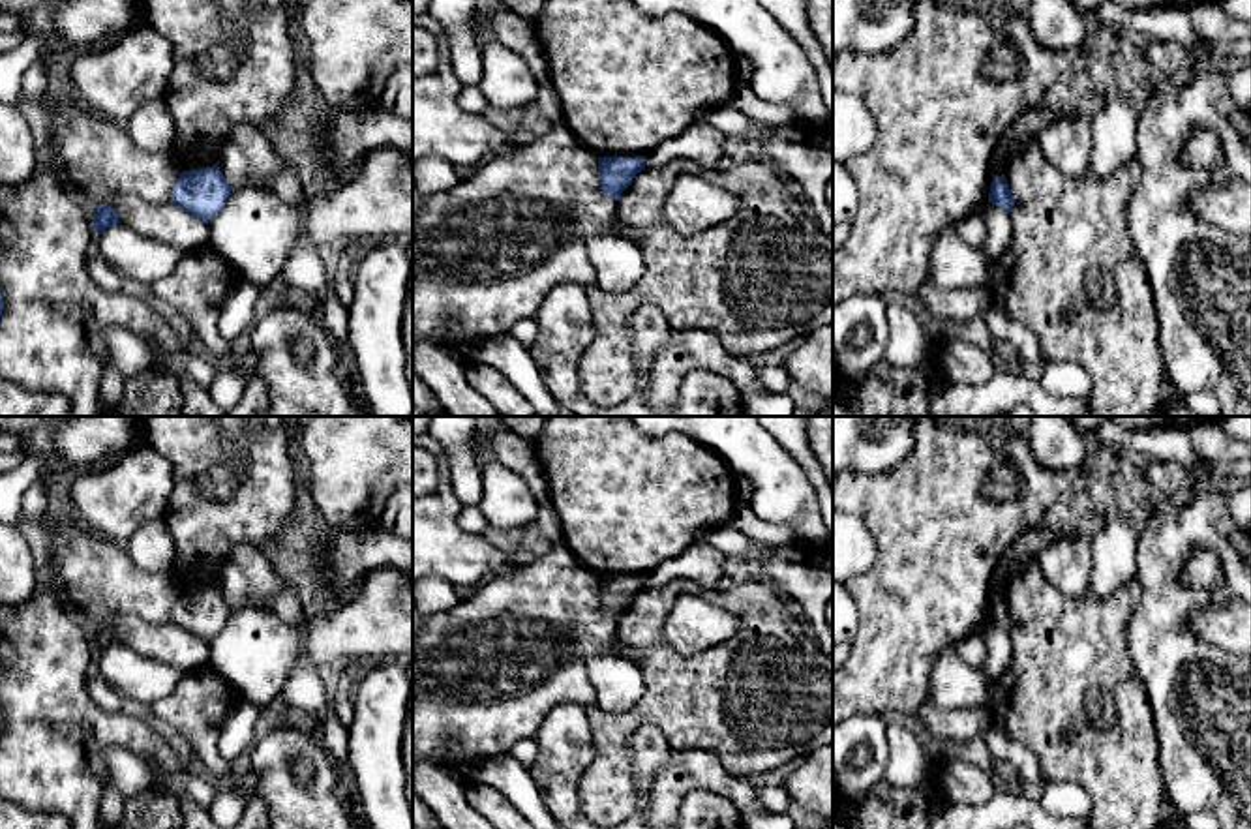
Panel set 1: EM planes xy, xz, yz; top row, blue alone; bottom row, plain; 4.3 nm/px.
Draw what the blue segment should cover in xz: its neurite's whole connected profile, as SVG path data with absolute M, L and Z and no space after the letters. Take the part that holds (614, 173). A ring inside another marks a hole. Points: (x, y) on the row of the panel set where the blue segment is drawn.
M598 158L598 184L610 199L619 199L632 178L645 169L643 158Z

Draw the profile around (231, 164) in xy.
M227 143L219 148L218 167L231 188L249 188L249 169L234 144Z

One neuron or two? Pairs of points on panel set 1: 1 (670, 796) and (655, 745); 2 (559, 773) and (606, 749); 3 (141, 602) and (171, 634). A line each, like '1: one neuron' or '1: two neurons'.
1: two neurons
2: two neurons
3: two neurons

